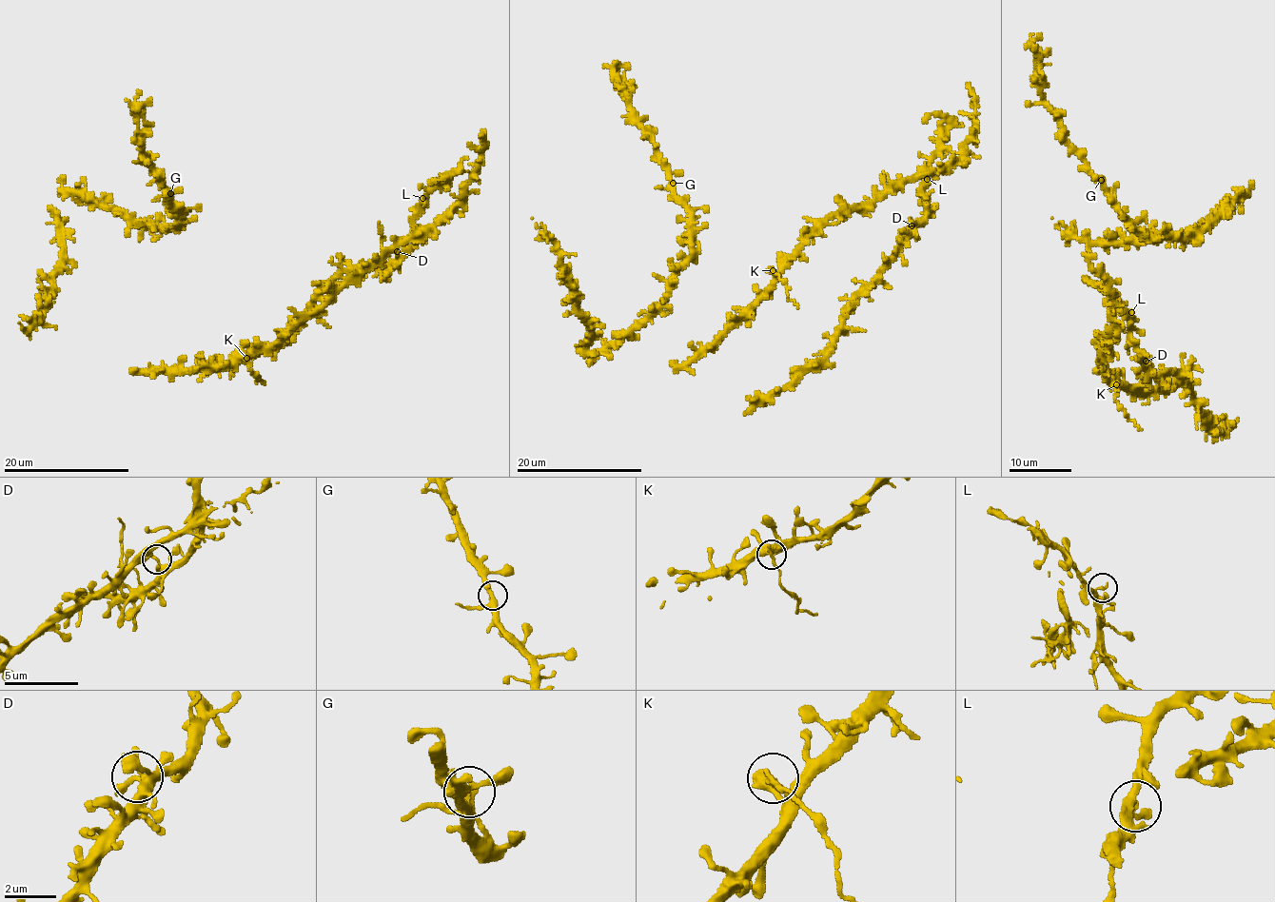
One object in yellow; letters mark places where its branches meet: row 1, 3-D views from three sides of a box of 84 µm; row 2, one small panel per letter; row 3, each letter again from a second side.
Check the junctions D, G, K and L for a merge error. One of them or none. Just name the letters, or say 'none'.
K

